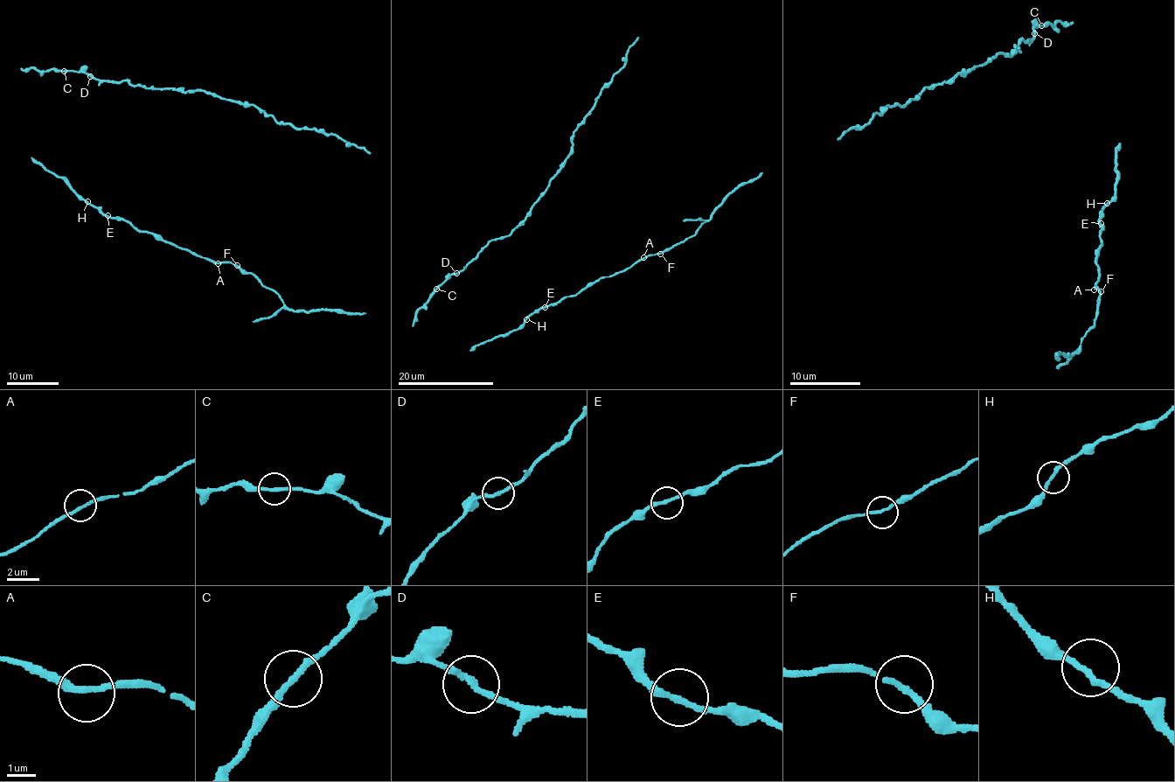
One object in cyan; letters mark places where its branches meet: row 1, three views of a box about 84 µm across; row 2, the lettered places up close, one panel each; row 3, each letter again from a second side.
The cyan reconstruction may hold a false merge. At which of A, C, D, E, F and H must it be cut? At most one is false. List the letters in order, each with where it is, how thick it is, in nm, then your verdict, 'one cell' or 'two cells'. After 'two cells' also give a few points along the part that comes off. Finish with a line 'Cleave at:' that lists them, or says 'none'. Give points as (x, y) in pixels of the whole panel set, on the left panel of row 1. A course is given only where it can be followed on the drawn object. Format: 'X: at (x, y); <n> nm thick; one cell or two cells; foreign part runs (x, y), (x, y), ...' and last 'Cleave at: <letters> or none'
A: at (218, 263); 200 nm thick; one cell
C: at (64, 71); 200 nm thick; one cell
D: at (90, 76); 180 nm thick; one cell
E: at (107, 215); 200 nm thick; one cell
F: at (237, 265); 180 nm thick; one cell
H: at (87, 201); 200 nm thick; one cell
Cleave at: none

